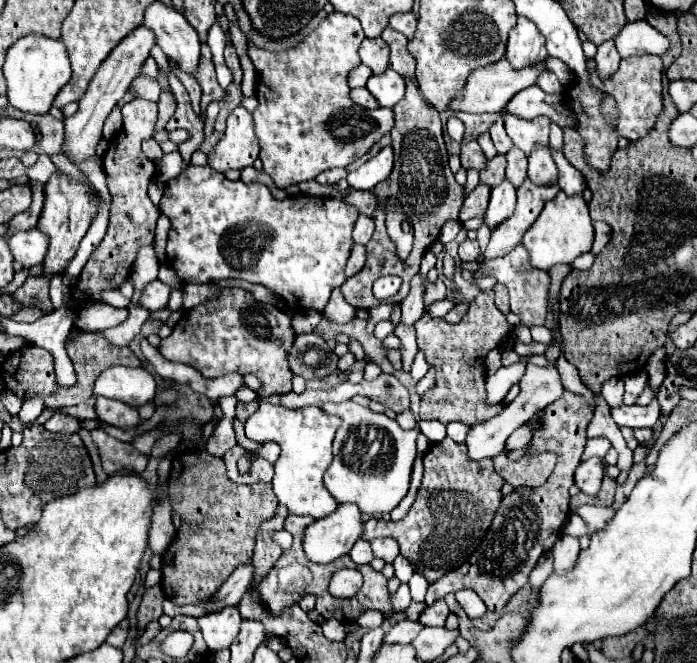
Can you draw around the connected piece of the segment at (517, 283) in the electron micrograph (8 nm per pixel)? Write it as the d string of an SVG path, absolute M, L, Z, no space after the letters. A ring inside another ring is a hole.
M512 249L508 255L498 259L484 259L478 263L478 271L474 271L474 277L494 277L498 283L502 283L510 293L510 309L520 317L520 325L532 327L532 325L544 325L548 315L548 289L550 289L550 275L548 271L532 269L528 263L526 249Z

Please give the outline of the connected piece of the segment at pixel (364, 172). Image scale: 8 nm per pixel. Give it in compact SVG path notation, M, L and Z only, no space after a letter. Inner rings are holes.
M384 147L376 153L368 163L348 175L348 183L352 189L372 189L376 183L384 181L392 171L392 147Z

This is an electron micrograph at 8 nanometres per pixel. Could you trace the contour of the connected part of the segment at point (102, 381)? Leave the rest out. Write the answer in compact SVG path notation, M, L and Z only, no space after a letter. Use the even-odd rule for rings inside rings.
M114 365L108 367L106 371L102 371L96 381L94 381L94 395L104 395L104 397L112 397L112 399L120 399L132 407L140 407L146 401L150 401L156 393L156 379L154 375L146 369L146 367L122 367L122 365Z

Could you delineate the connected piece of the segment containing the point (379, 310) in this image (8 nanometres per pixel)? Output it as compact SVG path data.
M394 303L392 304L379 304L369 310L370 317L367 321L367 332L373 334L375 325L382 320L389 319L393 311Z

